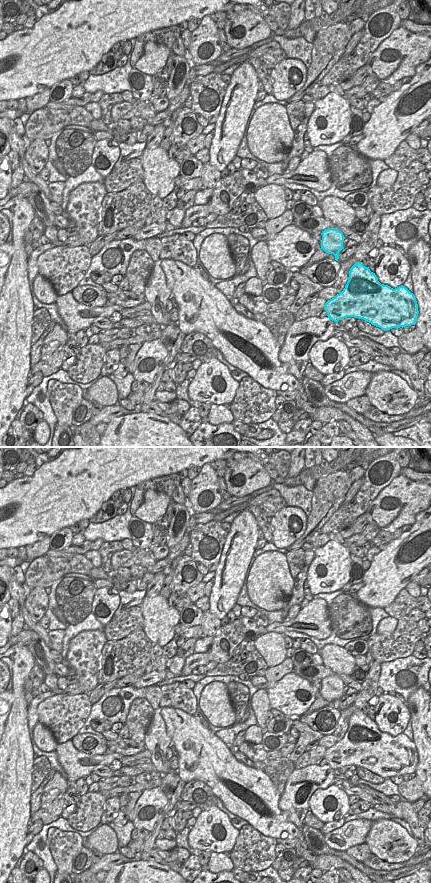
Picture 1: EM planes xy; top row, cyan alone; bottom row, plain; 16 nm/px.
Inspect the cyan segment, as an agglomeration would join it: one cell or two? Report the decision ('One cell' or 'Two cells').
One cell

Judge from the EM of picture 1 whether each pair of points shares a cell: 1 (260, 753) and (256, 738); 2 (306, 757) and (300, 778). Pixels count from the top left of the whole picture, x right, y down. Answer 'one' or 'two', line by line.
1: two
2: two

